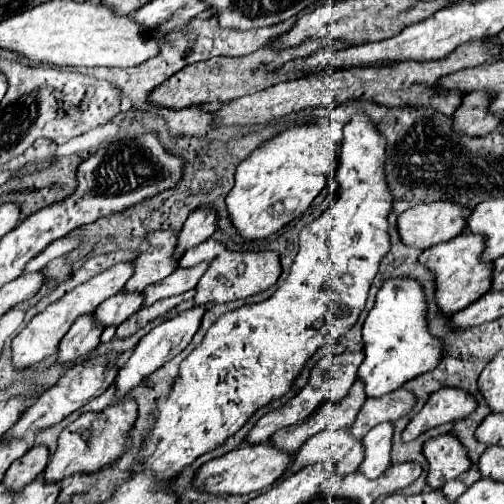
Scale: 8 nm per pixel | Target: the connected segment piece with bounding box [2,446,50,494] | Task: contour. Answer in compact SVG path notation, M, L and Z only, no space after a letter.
M34 446L30 448L22 458L18 458L4 474L2 486L10 492L20 492L24 486L28 486L34 478L38 478L46 464L48 464L48 448L46 446Z

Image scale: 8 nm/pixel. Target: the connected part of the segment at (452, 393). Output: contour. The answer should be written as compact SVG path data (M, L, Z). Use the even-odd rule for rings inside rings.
M442 388L426 400L424 408L408 422L402 432L402 440L410 442L416 440L422 432L448 424L458 422L476 410L476 400L460 390L460 388Z

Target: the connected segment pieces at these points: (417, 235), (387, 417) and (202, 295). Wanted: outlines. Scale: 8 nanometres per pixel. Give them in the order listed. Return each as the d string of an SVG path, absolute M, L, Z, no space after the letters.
M450 200L420 204L398 216L402 244L426 250L462 234L466 222L460 206Z
M402 388L390 394L378 396L378 398L368 398L362 410L358 412L354 424L350 426L350 434L354 434L354 438L360 440L376 424L392 422L408 414L414 404L416 404L416 398L408 390L402 390Z
M212 238L198 244L196 248L190 248L180 258L182 268L190 268L190 266L196 266L200 262L206 262L208 270L196 286L194 302L198 306L206 306L210 302L212 304L226 304L226 302L244 300L248 296L260 294L260 292L268 290L270 286L274 286L282 274L280 260L278 260L276 252L230 252L224 248L224 244L220 244Z

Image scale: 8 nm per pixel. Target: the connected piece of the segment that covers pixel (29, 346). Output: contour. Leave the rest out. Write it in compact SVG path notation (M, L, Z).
M118 264L108 268L106 272L94 276L90 282L74 288L72 292L68 292L64 298L60 298L58 302L50 304L44 312L36 314L24 328L22 332L18 332L12 340L12 366L16 370L24 370L30 366L36 366L38 362L50 358L52 354L56 354L58 342L64 338L64 334L70 330L70 326L76 322L76 318L80 318L82 314L92 314L106 298L118 294L122 290L122 286L128 282L128 278L132 276L132 264Z

